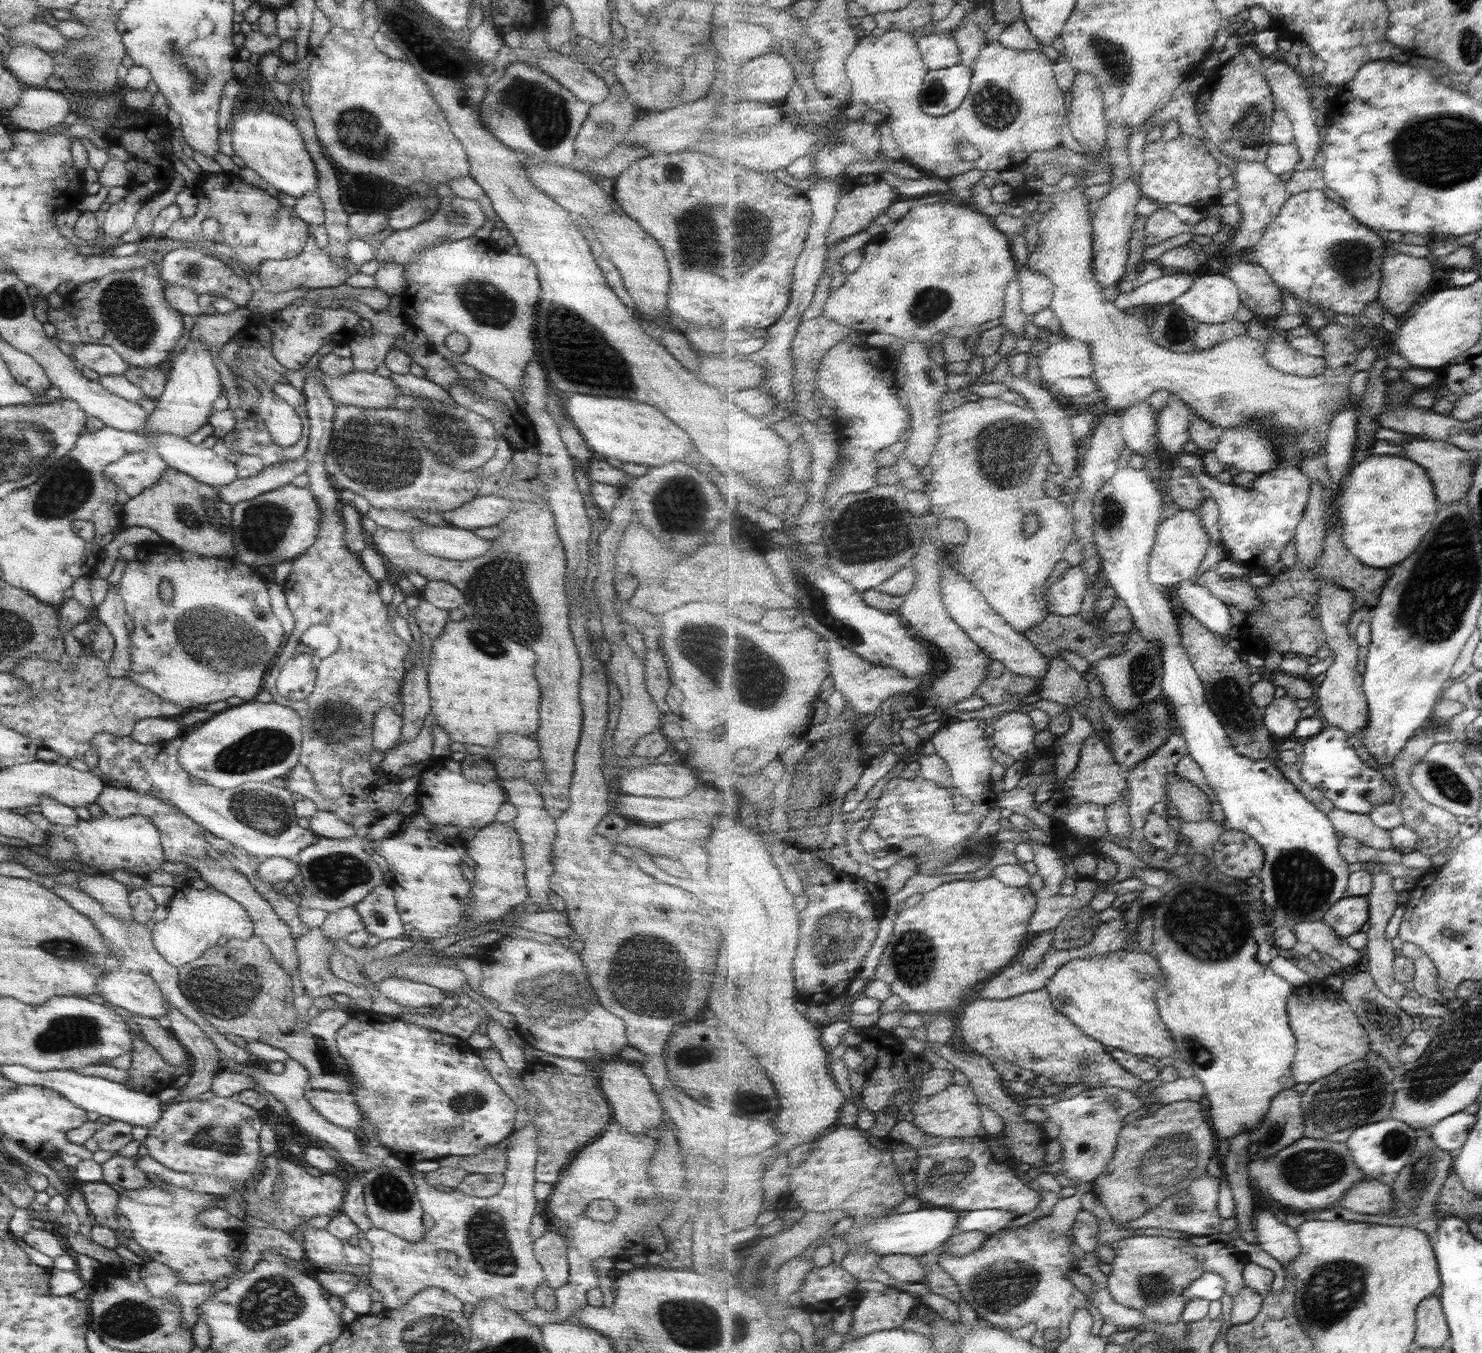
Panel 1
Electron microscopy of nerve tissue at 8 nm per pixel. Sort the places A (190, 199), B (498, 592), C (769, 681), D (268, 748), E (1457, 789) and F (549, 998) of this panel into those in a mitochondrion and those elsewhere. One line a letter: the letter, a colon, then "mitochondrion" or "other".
A: other
B: mitochondrion
C: mitochondrion
D: mitochondrion
E: mitochondrion
F: mitochondrion

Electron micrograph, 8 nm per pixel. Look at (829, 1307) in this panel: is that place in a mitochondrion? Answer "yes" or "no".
no

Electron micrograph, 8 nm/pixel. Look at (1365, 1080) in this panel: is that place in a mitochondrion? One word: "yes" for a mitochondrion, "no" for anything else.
no

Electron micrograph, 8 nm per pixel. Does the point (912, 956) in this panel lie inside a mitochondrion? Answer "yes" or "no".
yes

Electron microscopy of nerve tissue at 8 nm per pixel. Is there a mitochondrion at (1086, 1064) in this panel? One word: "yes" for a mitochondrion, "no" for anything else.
yes

